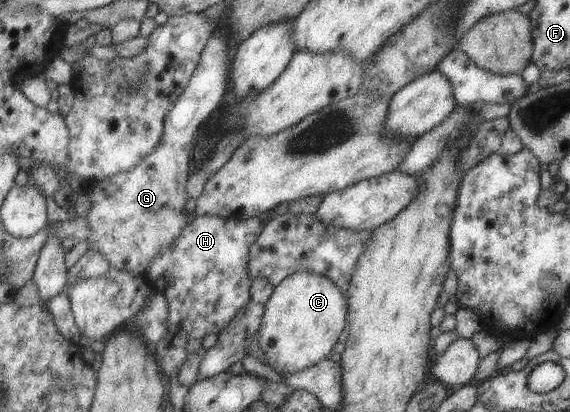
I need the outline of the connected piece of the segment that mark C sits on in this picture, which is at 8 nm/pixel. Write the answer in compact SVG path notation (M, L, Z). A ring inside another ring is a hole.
M295 272L274 286L270 298L264 303L264 312L256 331L256 342L264 361L279 374L301 371L315 365L331 353L333 345L343 331L346 322L346 307L343 307L344 295L332 281L319 274Z

